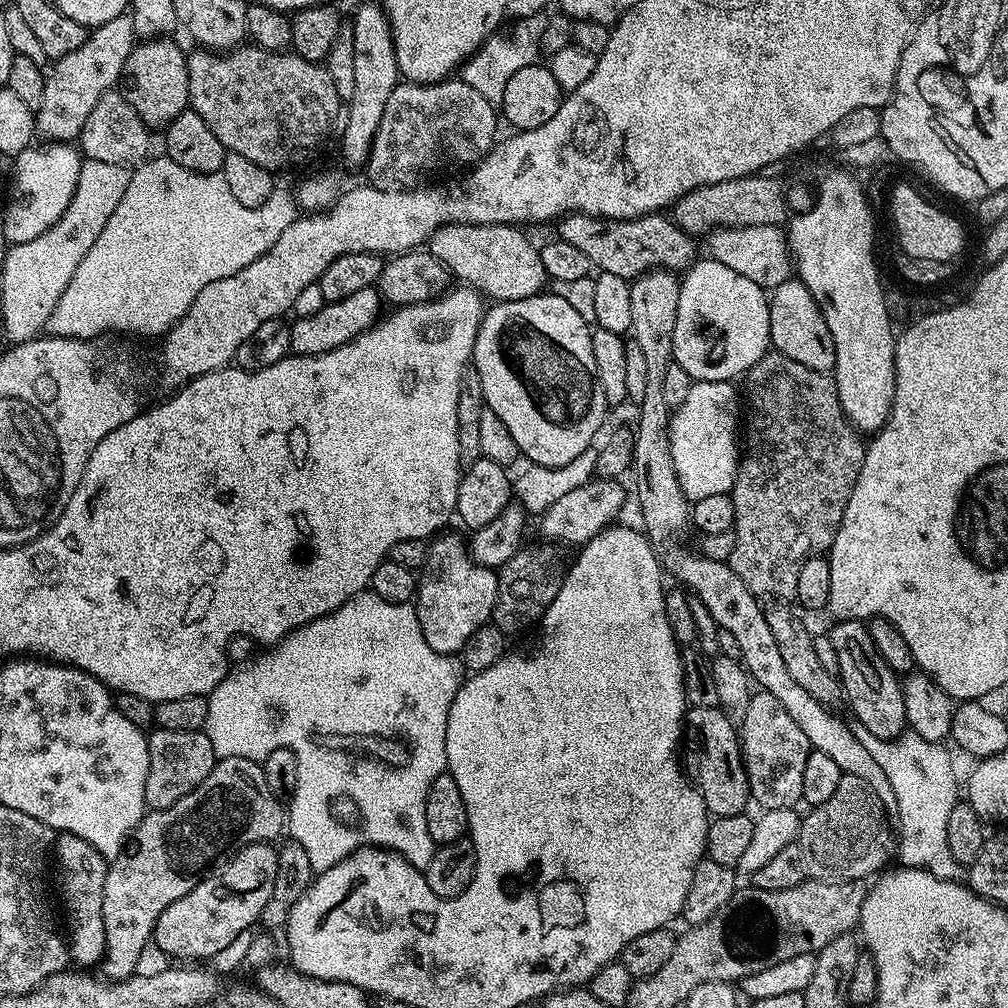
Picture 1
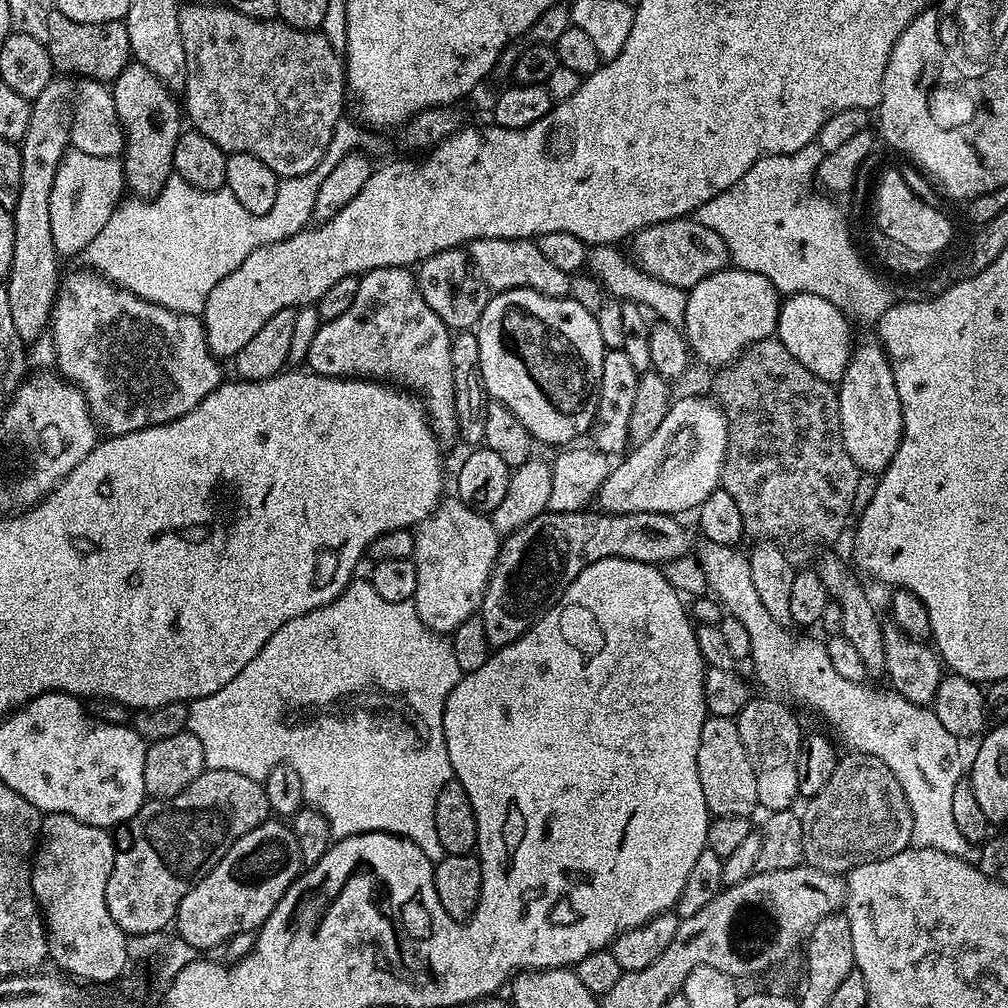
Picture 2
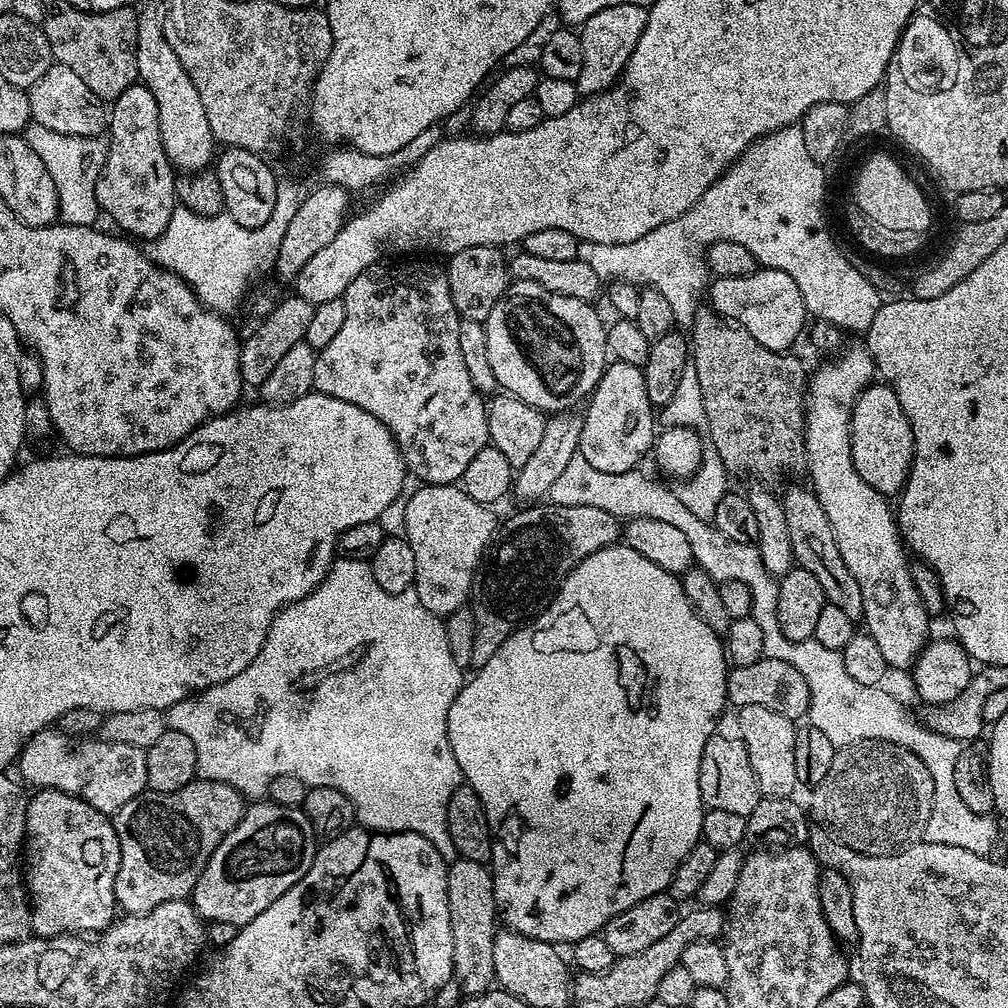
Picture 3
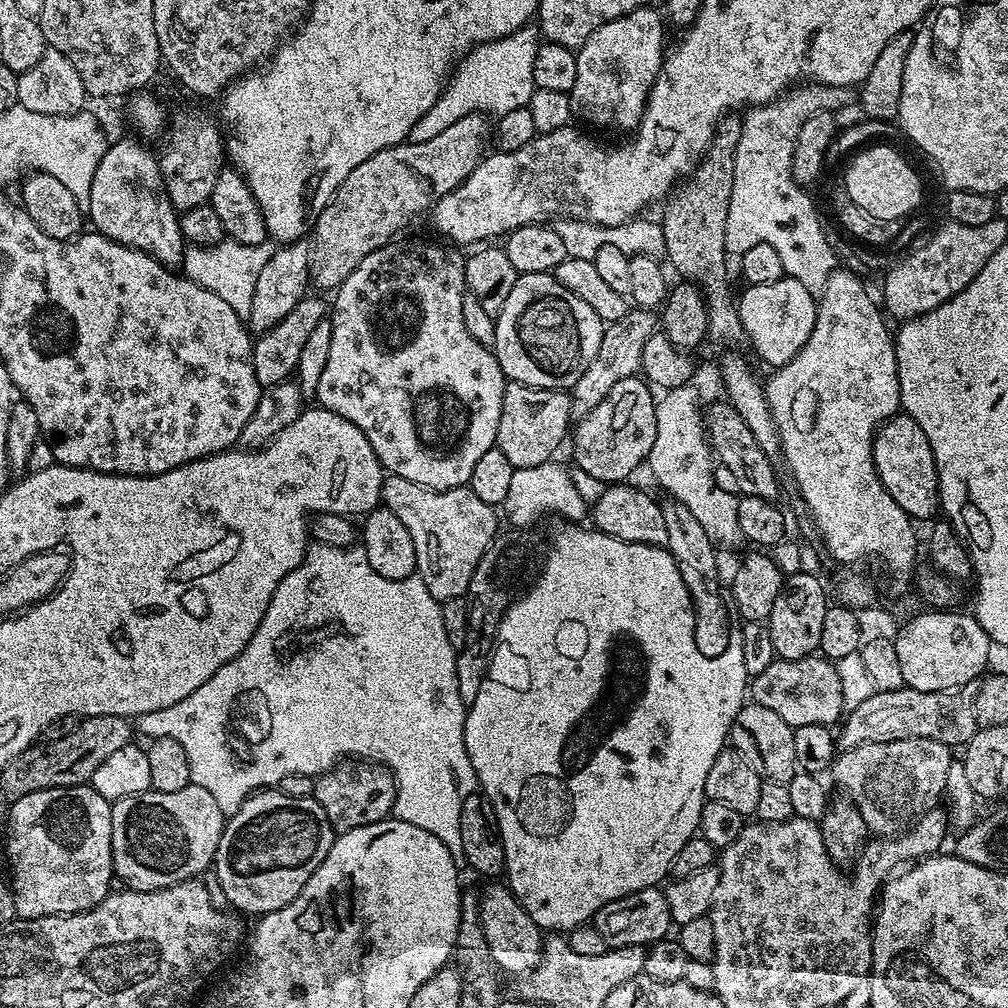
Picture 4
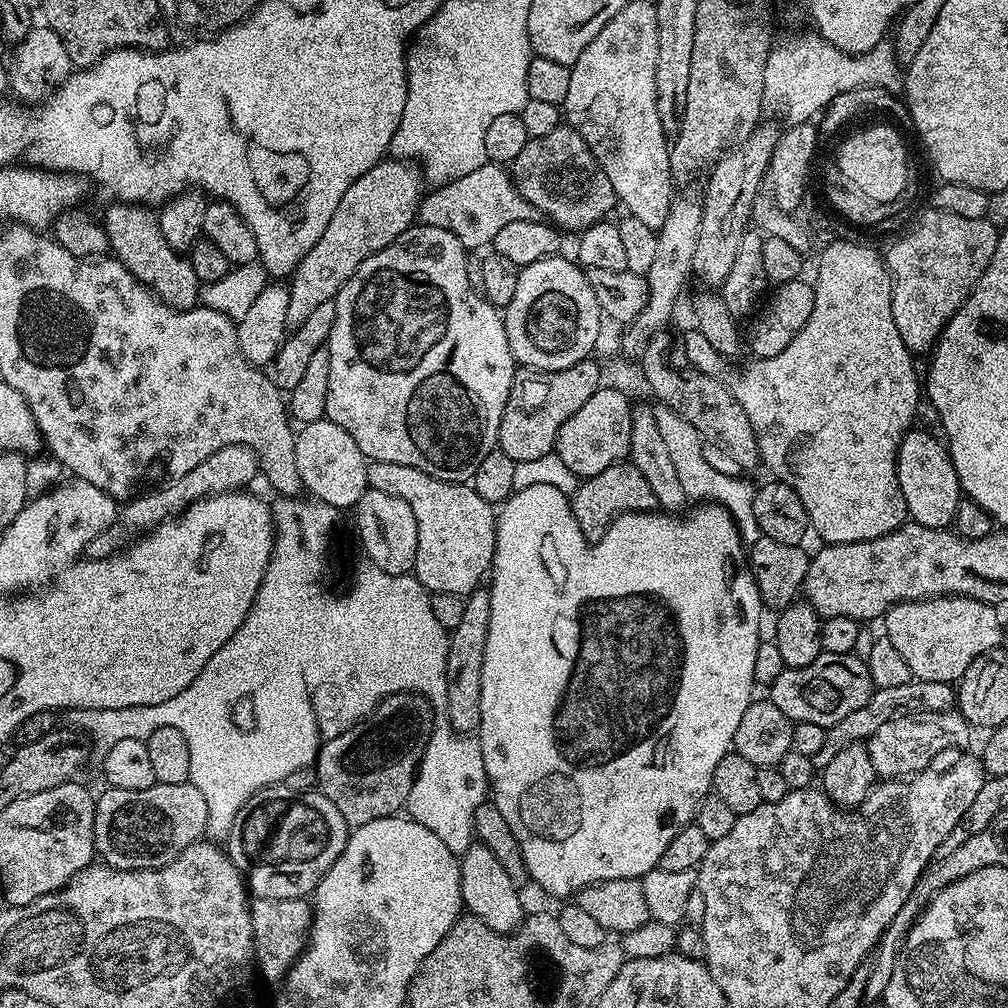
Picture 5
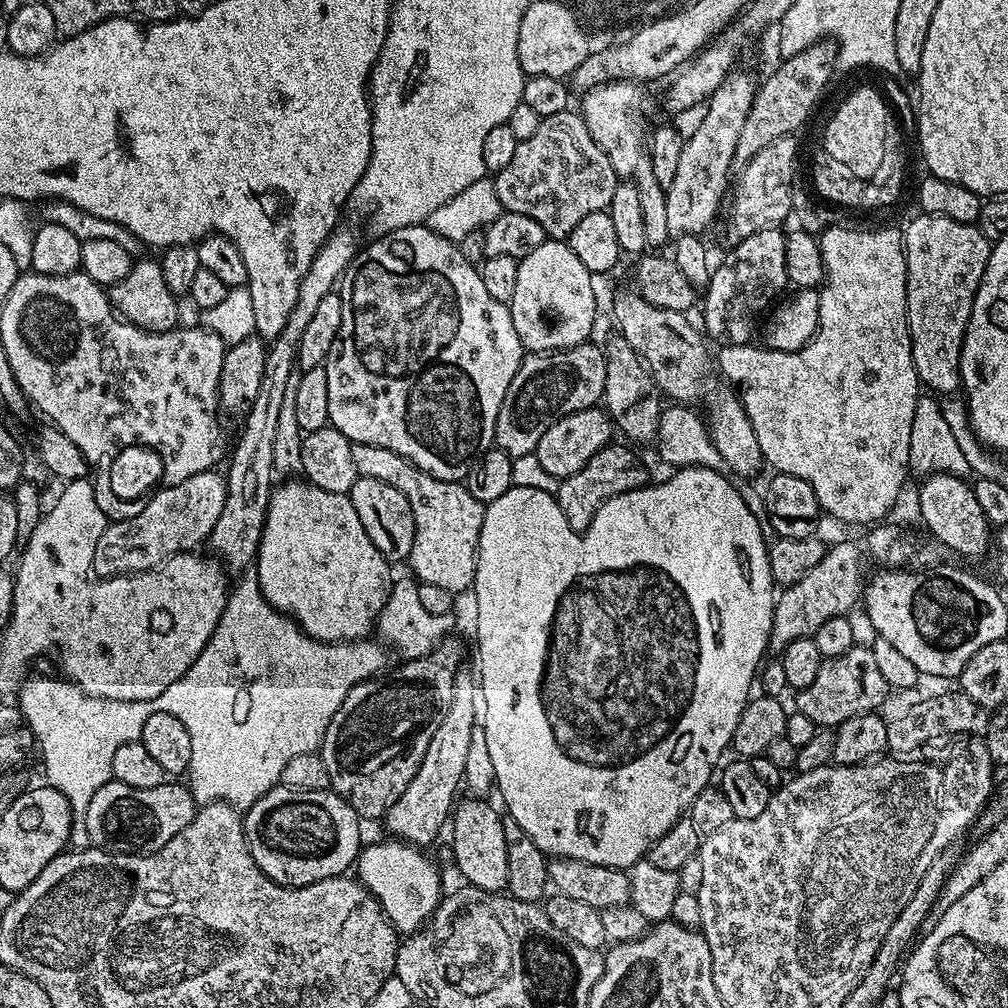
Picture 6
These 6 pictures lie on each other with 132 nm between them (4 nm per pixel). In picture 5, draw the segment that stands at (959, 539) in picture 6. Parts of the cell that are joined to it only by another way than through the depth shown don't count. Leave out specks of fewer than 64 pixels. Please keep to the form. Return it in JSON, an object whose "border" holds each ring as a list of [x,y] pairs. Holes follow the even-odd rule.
{"border":[[[909,430],[896,455],[898,486],[904,495],[909,517],[927,528],[947,529],[953,523],[962,499],[960,479],[948,456],[945,441],[939,435]]]}

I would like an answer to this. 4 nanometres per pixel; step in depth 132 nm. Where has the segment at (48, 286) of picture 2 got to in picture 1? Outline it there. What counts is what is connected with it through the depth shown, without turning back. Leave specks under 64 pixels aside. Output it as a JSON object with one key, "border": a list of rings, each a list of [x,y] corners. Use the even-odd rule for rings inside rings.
{"border":[[[131,15],[110,18],[102,26],[89,31],[86,42],[71,54],[58,58],[47,69],[42,90],[42,106],[35,109],[36,131],[48,142],[72,142],[79,137],[90,110],[102,94],[113,91],[121,83],[126,58],[131,54],[138,37]]]}

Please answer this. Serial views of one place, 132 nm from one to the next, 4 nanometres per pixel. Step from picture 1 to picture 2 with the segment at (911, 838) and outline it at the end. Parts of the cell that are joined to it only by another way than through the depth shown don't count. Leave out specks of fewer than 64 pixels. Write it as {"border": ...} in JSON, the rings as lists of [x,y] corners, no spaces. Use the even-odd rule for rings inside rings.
{"border":[[[707,542],[701,543],[699,552],[698,548],[698,559],[702,570],[706,570],[706,578],[708,579],[708,587],[711,595],[723,605],[725,613],[734,618],[738,618],[738,622],[742,622],[742,626],[746,626],[747,632],[750,634],[750,650],[752,651],[750,660],[751,663],[756,663],[756,668],[760,672],[768,671],[773,672],[776,676],[781,676],[782,679],[788,683],[788,688],[805,704],[808,708],[813,708],[842,739],[845,740],[849,745],[849,749],[857,752],[865,752],[870,754],[874,758],[878,758],[882,762],[886,762],[886,766],[890,766],[890,770],[898,778],[898,782],[902,786],[902,790],[906,794],[906,802],[910,802],[910,810],[912,811],[912,817],[914,818],[914,830],[912,831],[912,844],[917,848],[929,848],[930,850],[942,850],[942,854],[950,854],[954,858],[962,858],[969,862],[979,861],[980,848],[973,846],[966,838],[962,838],[962,830],[958,830],[957,824],[954,822],[953,813],[953,795],[954,786],[958,786],[958,782],[962,778],[963,770],[965,771],[966,764],[960,761],[960,744],[961,741],[954,734],[950,734],[950,730],[946,730],[946,726],[942,726],[942,722],[938,722],[935,711],[931,707],[915,704],[910,702],[906,698],[902,698],[902,694],[898,694],[895,690],[889,690],[887,687],[884,688],[871,688],[868,682],[850,682],[850,678],[842,678],[842,674],[838,674],[838,670],[834,670],[833,664],[830,663],[830,654],[828,653],[827,643],[821,642],[820,644],[816,640],[811,640],[808,636],[795,636],[791,632],[791,627],[779,624],[777,620],[770,616],[769,611],[766,610],[766,606],[762,606],[762,598],[758,598],[758,590],[754,590],[754,582],[750,578],[750,562],[748,561],[747,555],[741,551],[739,547],[731,548],[730,546],[718,546],[717,544],[710,544]]]}

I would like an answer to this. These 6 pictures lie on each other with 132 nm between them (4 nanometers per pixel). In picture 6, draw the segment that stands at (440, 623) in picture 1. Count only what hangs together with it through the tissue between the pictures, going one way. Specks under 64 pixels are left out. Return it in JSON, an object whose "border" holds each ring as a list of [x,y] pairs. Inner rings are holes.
{"border":[[[353,444],[352,453],[357,476],[390,482],[390,486],[406,494],[406,502],[410,502],[410,510],[414,514],[414,546],[407,558],[407,563],[412,564],[411,575],[421,584],[442,586],[442,590],[450,590],[454,594],[460,594],[467,588],[469,591],[476,583],[476,551],[485,505],[474,498],[463,483],[434,478],[390,450],[369,444]]]}

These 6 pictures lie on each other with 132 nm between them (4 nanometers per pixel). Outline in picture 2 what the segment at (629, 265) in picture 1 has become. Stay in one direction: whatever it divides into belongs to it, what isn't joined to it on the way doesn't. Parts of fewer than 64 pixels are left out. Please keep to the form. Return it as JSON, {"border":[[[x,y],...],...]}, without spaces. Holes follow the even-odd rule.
{"border":[[[695,218],[658,222],[635,233],[631,237],[631,244],[630,256],[640,265],[640,271],[653,276],[655,280],[685,290],[695,287],[708,275],[727,269],[730,264],[726,242],[722,242],[722,238],[718,238],[718,234],[710,230],[710,226],[702,226]]]}

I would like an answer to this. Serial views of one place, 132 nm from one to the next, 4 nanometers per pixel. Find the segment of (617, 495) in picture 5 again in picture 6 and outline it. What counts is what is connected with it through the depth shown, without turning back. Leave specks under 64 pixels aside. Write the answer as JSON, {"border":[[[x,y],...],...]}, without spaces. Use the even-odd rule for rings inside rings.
{"border":[[[624,442],[607,444],[598,450],[598,454],[594,454],[594,458],[590,458],[590,462],[586,462],[586,466],[582,466],[582,470],[578,470],[578,474],[570,474],[560,481],[554,495],[566,522],[574,531],[583,534],[590,522],[594,522],[594,514],[598,514],[598,510],[610,498],[635,488],[643,488],[649,483],[647,466],[631,450]]]}

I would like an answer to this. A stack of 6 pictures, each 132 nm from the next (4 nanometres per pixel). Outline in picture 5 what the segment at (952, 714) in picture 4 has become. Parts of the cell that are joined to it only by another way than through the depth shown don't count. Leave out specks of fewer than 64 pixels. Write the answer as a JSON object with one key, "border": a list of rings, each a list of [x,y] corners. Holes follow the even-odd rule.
{"border":[[[913,678],[906,686],[890,686],[889,688],[876,688],[873,691],[870,702],[862,706],[862,710],[854,710],[842,722],[838,722],[826,731],[826,742],[822,742],[822,750],[812,757],[812,765],[817,770],[823,770],[830,766],[830,761],[834,759],[834,754],[846,746],[857,742],[867,741],[886,722],[890,722],[901,714],[914,712],[947,712],[956,704],[956,688],[946,682],[930,682],[929,680],[917,680]]]}

